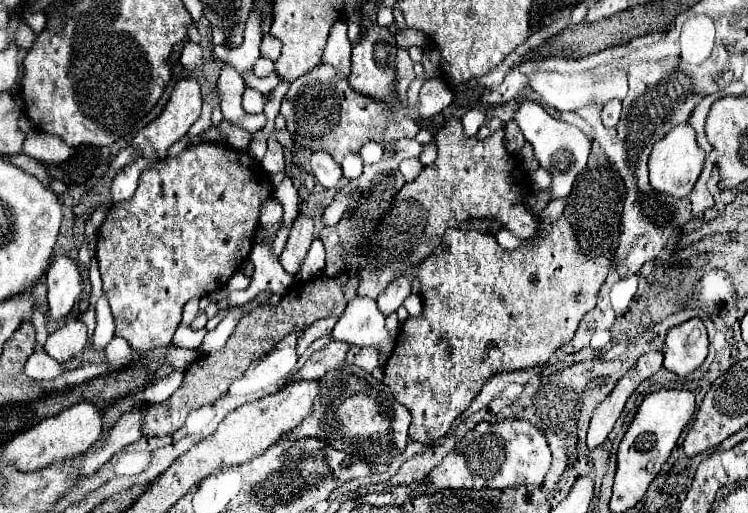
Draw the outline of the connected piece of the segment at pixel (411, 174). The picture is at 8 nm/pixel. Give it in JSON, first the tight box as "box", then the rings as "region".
{"box":[399,159,423,181],"region":[[[403,159],[401,165],[399,165],[399,171],[405,177],[405,181],[415,179],[421,173],[421,169],[423,169],[423,165],[421,165],[419,159]]]}

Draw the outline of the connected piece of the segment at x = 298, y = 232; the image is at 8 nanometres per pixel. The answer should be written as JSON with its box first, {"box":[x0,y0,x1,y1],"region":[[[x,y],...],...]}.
{"box":[279,213,315,275],"region":[[[301,213],[295,219],[295,223],[291,227],[291,233],[289,233],[289,239],[287,239],[287,245],[285,245],[285,249],[279,257],[279,263],[287,273],[295,275],[301,261],[305,259],[305,255],[309,251],[309,245],[313,241],[313,227],[315,227],[315,223],[309,215]]]}

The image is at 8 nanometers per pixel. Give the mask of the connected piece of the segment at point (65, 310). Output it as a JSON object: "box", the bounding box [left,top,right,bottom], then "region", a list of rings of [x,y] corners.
{"box":[47,255,85,321],"region":[[[57,255],[47,269],[49,285],[49,317],[59,321],[71,313],[71,309],[81,301],[85,293],[85,283],[77,261],[65,255]]]}

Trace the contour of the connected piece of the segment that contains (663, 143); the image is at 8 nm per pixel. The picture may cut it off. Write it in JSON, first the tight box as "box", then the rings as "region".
{"box":[649,123,705,199],"region":[[[689,123],[675,125],[663,139],[659,139],[653,145],[651,157],[649,157],[649,181],[655,191],[673,195],[677,199],[687,197],[697,183],[701,171],[705,165],[705,151],[697,145],[695,129]]]}

